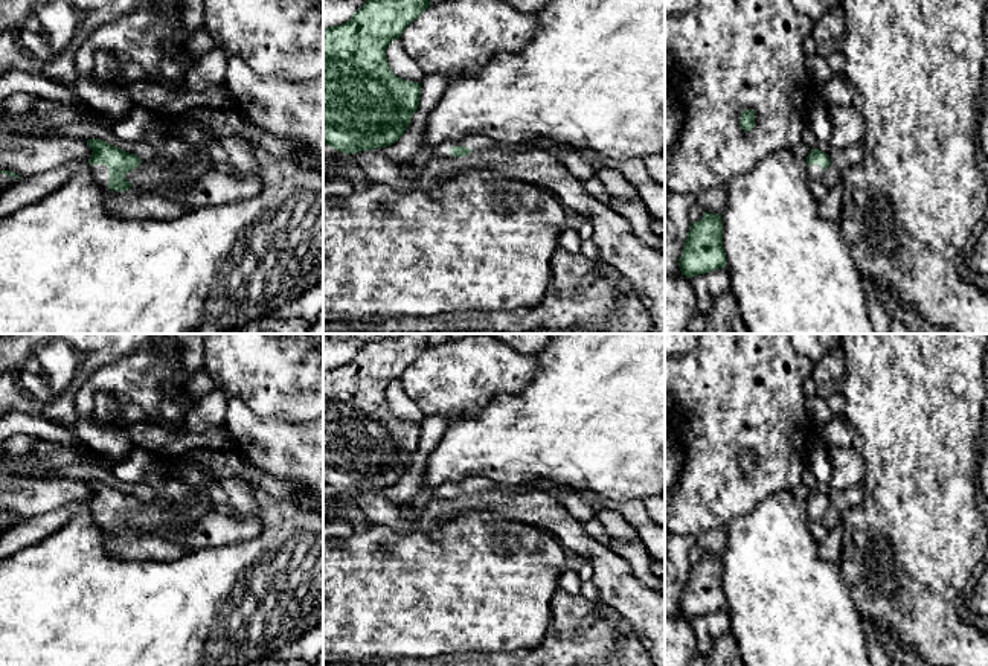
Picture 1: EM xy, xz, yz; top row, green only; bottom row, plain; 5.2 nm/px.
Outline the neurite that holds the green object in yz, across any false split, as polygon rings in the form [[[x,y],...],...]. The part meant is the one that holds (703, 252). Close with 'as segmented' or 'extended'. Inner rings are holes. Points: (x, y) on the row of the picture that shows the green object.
[[[703,212],[700,221],[691,223],[678,267],[689,279],[726,267],[721,213]]]; as segmented

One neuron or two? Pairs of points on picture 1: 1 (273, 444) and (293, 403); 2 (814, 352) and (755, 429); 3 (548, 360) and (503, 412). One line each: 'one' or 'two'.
1: two
2: two
3: one

